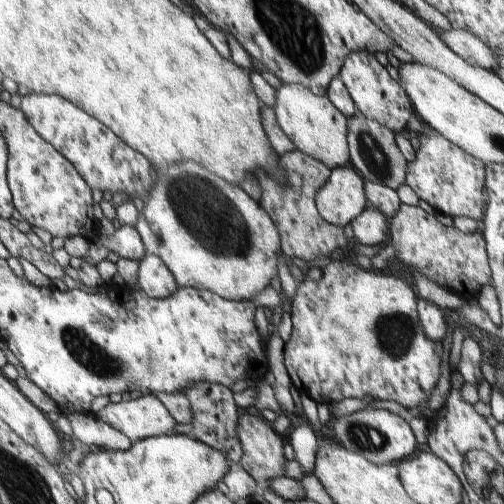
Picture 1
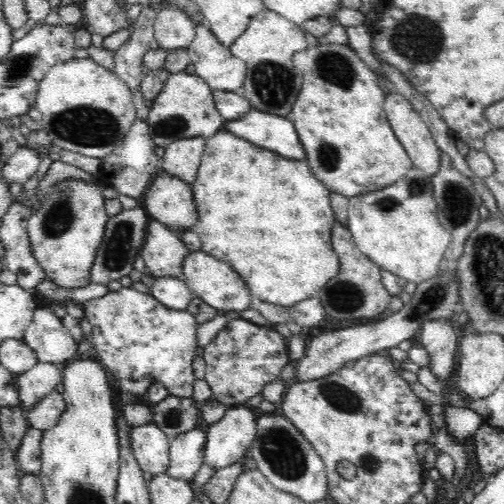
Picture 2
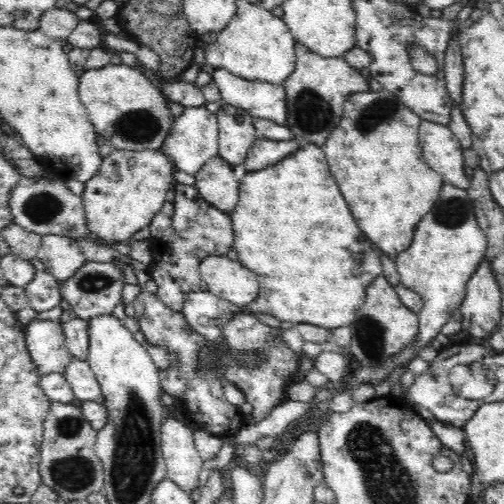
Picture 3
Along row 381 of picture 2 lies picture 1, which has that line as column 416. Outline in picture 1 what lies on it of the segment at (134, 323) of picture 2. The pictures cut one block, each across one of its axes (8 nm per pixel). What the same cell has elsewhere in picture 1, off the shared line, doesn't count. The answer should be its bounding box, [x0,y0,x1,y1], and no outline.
[405,126,485,222]

